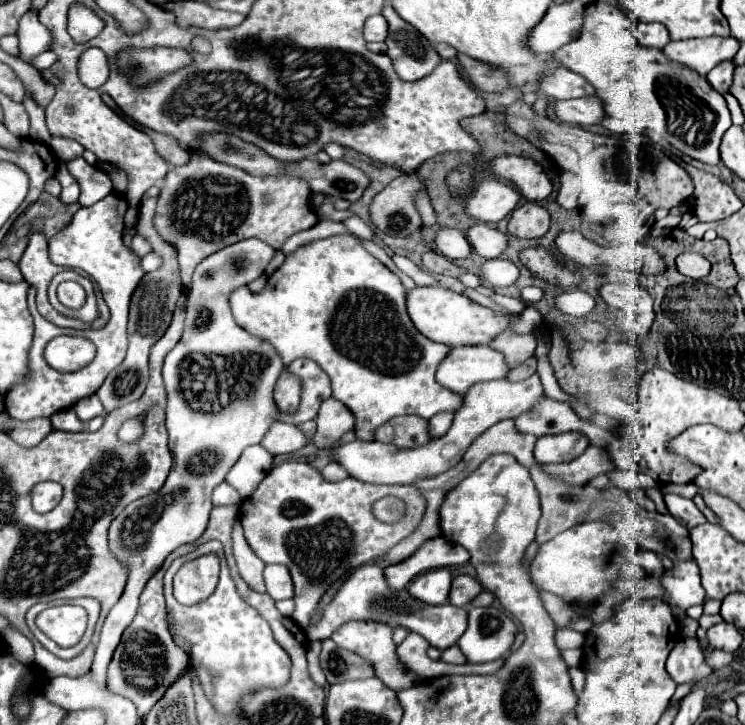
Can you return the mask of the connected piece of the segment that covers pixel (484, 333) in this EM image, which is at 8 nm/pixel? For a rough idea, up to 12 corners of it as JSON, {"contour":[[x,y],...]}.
{"contour":[[446,287],[406,291],[416,329],[448,347],[494,341],[508,317]]}

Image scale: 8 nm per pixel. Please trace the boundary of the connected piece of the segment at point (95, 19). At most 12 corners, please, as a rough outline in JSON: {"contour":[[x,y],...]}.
{"contour":[[86,5],[68,11],[68,33],[86,43],[104,29],[104,21]]}

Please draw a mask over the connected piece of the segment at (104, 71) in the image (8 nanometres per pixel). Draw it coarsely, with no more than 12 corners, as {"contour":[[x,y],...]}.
{"contour":[[86,49],[78,75],[98,89],[108,79],[108,61],[100,49]]}

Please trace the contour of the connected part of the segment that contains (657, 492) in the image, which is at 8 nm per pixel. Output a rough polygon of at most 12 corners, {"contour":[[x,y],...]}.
{"contour":[[650,488],[645,493],[654,501],[657,511],[671,515],[666,509],[660,489]]}

